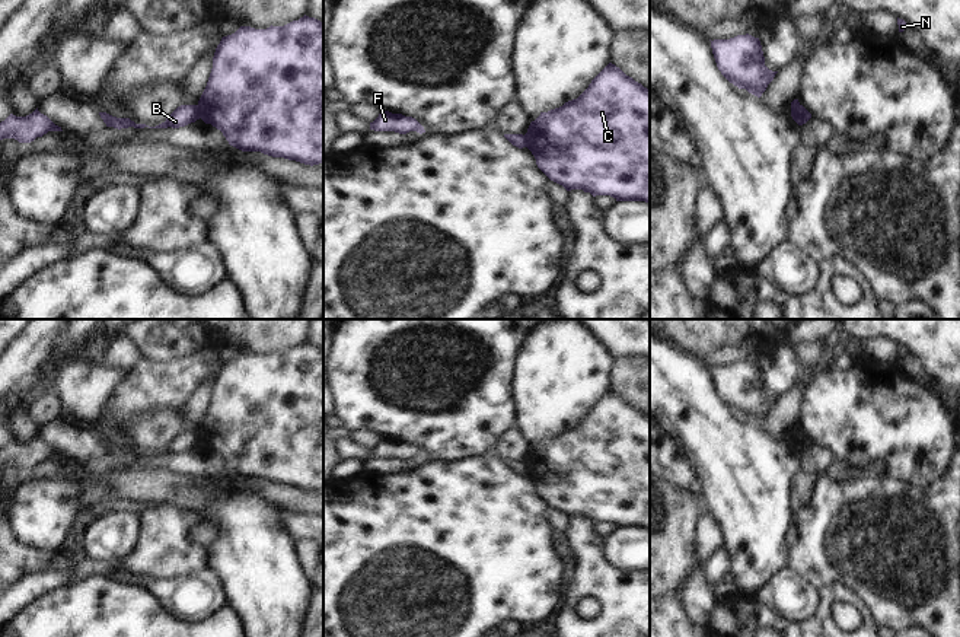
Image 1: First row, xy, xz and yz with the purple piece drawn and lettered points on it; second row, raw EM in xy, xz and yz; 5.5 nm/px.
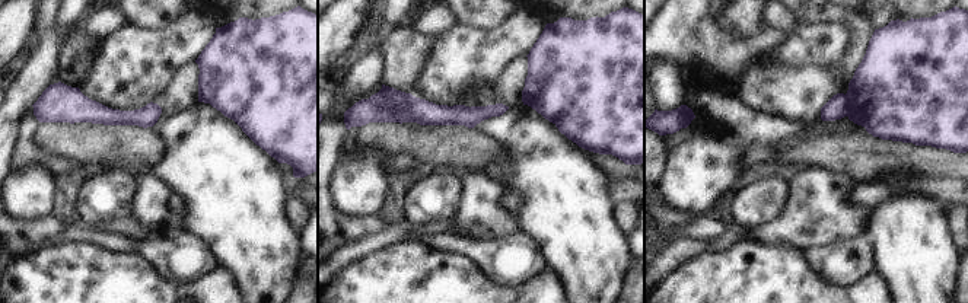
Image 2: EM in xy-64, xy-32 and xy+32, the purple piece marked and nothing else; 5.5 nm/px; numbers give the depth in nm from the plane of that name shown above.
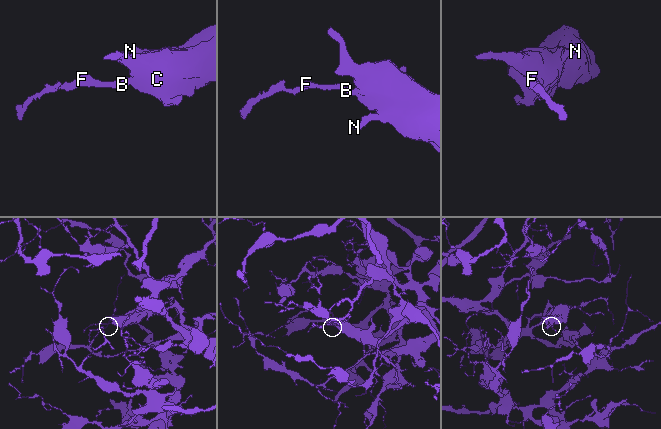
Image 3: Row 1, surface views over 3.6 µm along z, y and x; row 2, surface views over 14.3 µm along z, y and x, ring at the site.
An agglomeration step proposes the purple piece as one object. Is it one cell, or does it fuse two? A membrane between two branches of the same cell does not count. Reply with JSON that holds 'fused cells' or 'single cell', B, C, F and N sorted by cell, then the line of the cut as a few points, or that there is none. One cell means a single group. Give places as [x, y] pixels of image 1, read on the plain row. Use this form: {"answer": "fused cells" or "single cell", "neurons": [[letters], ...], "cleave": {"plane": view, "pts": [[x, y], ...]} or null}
{"answer": "fused cells", "neurons": [["B", "F"], ["C", "N"]], "cleave": {"plane": "xy", "pts": [[197, 432], [201, 443]]}}

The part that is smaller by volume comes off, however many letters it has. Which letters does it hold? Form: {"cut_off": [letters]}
{"cut_off": ["B", "F"]}

